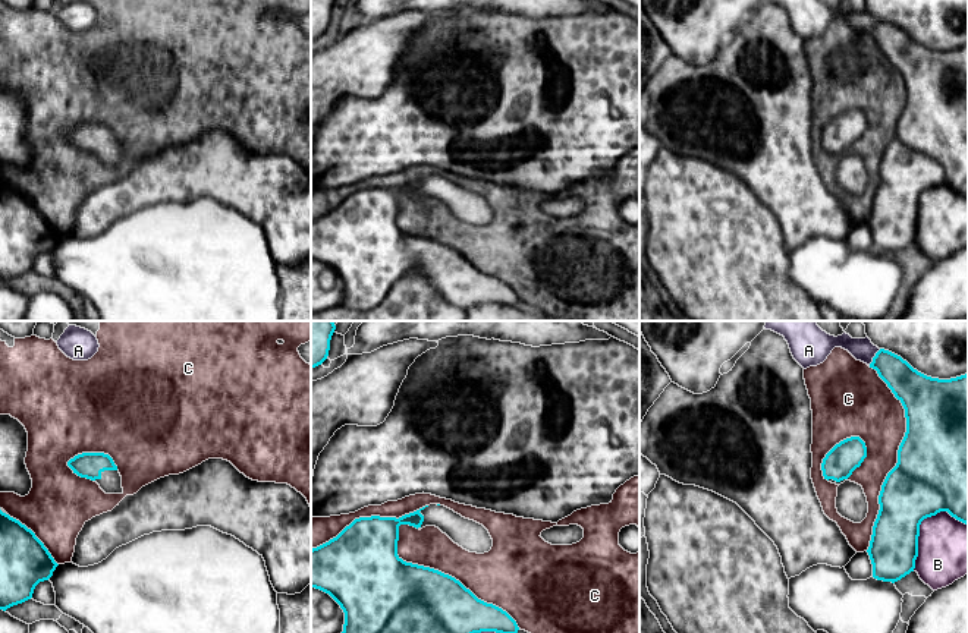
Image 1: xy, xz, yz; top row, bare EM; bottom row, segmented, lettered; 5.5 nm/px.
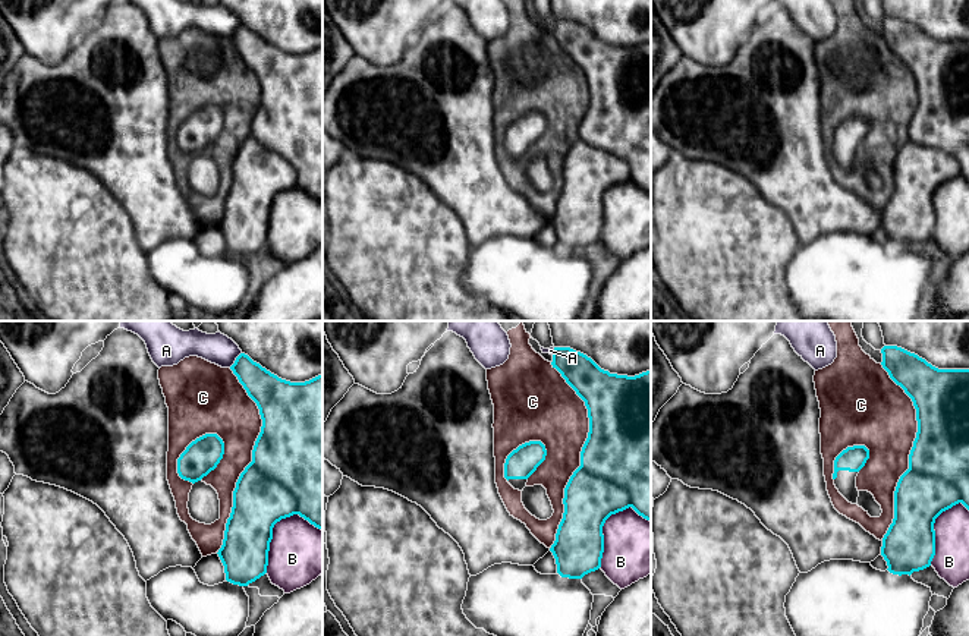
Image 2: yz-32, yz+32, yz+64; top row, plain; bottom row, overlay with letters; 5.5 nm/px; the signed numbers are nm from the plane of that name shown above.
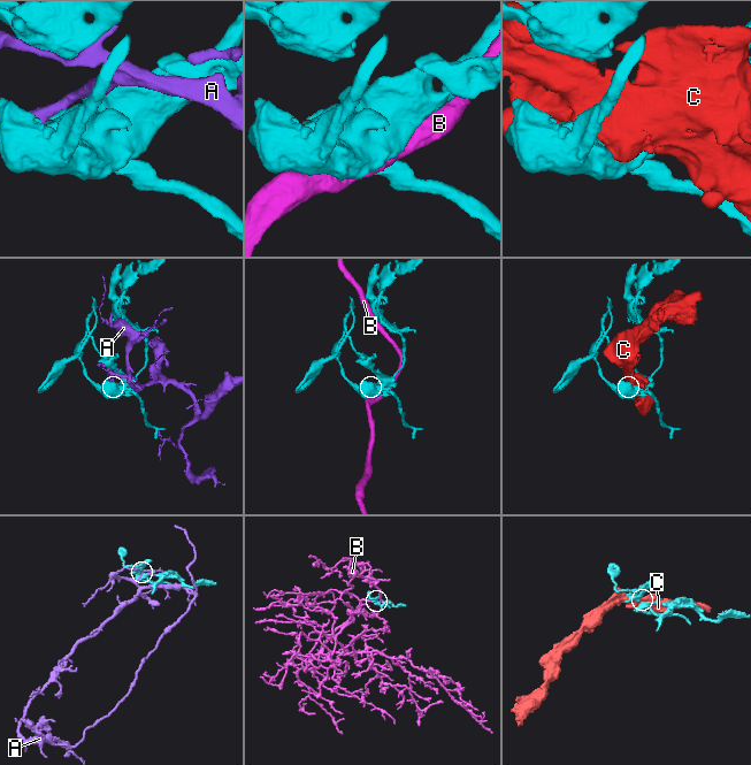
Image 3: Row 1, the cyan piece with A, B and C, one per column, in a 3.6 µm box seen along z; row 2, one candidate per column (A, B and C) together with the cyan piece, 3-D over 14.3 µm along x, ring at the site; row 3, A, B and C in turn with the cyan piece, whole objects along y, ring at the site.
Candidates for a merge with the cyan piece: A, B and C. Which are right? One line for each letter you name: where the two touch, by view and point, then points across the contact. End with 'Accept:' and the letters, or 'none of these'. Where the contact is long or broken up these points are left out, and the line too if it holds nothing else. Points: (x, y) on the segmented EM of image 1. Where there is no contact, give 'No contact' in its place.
Accept: none of these

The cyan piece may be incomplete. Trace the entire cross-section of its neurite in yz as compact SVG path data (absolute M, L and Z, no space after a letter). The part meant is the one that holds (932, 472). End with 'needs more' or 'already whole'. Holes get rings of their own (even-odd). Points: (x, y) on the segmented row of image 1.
M884 349L876 353L870 368L877 371L902 403L906 418L898 463L881 485L880 510L867 549L873 577L895 583L915 569L924 519L947 511L968 525L968 372L950 380L931 378Z; already whole

